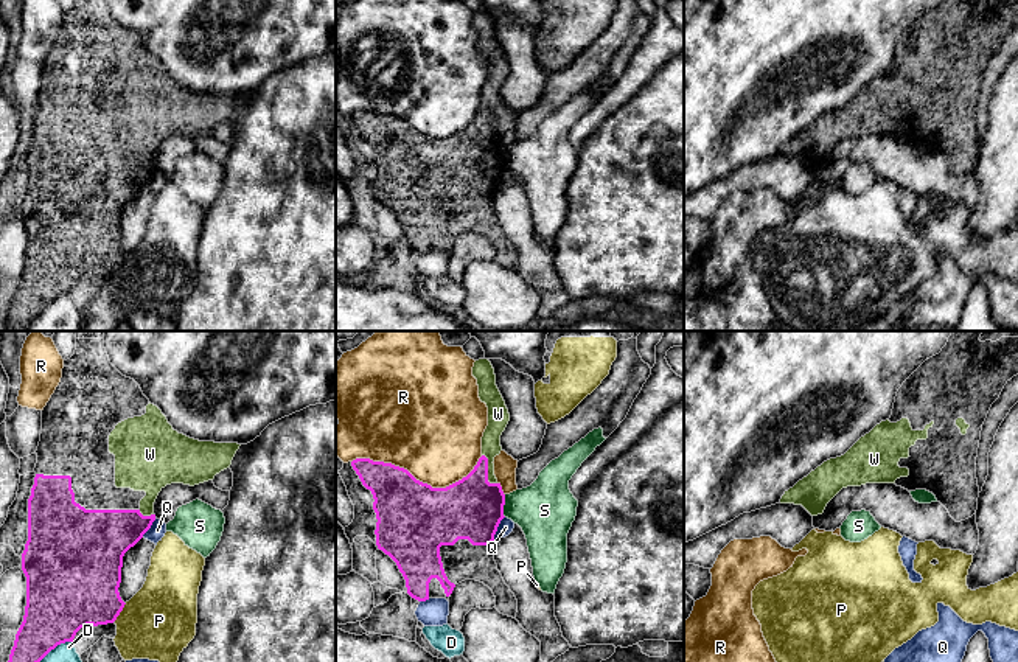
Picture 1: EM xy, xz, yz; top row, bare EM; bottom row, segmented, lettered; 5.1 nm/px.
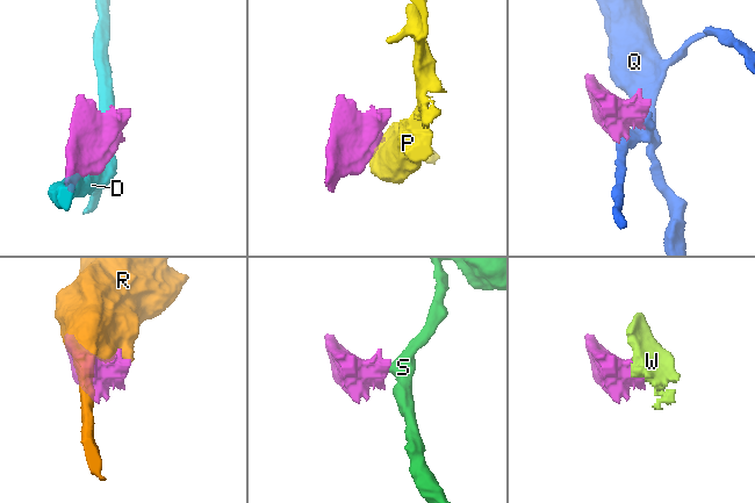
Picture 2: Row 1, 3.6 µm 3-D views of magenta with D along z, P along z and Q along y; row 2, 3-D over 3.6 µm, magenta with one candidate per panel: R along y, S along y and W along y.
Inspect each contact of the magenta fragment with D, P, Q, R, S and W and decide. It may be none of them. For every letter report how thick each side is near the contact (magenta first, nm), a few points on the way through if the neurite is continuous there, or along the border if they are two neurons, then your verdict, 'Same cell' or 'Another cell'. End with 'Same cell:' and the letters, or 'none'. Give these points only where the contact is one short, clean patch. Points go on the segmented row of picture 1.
D: Thickness 360 nm (magenta) against 100 nm. Another cell
P: Thickness 400 nm (magenta) against 380 nm. Boundary: xy (126, 603), (114, 620). Another cell
Q: Thickness 320 nm (magenta) against 80 nm. Another cell
R: Thickness 380 nm (magenta) against 460 nm. Another cell
S: Thickness 320 nm (magenta) against 300 nm. Boundary: xz (505, 494), (504, 516). Another cell
W: Thickness 320 nm (magenta) against 100 nm. Same cell
Same cell: W

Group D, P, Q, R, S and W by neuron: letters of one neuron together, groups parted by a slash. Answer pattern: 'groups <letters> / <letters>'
groups D / P / Q / R / S / W

